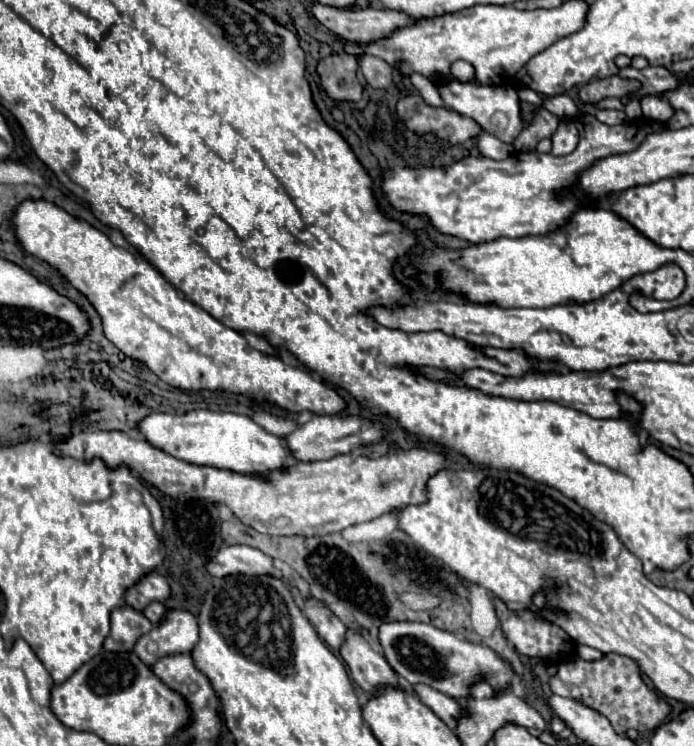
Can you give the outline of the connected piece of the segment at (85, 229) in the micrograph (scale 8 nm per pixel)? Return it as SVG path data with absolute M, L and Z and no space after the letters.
M29 199L19 205L13 221L17 229L17 239L21 241L25 251L57 267L69 279L69 283L91 301L91 305L97 309L103 321L105 337L113 341L127 357L145 363L165 383L187 391L219 389L229 393L243 393L253 399L265 399L277 403L279 407L291 411L311 411L319 415L337 415L345 407L345 401L333 389L325 387L321 381L313 379L311 375L285 365L281 359L269 357L253 349L237 331L225 327L221 321L211 317L205 309L185 299L175 287L171 287L163 279L163 275L153 265L133 257L125 249L115 247L105 233L93 229L89 223L81 219L71 217L61 207L47 201Z

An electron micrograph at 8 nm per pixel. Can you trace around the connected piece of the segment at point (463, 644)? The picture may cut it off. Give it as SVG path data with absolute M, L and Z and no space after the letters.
M417 621L381 623L379 643L383 647L387 663L393 667L397 675L407 679L411 685L425 683L455 699L465 699L469 683L475 683L477 679L485 679L493 683L493 687L497 689L507 687L513 679L513 669L495 651L481 645L473 645L469 641L461 641L453 633L437 629L427 623Z

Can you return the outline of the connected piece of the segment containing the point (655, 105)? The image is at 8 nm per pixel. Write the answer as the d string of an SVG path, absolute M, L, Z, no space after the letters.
M659 95L657 99L645 99L645 103L641 103L641 109L647 119L659 121L659 123L667 123L675 115L675 109L671 107L671 103Z

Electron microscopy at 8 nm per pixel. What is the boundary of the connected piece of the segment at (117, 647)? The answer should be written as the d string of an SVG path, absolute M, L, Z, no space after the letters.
M129 605L117 607L111 613L111 633L105 639L103 647L107 651L131 651L135 641L153 627L141 611L135 611Z

